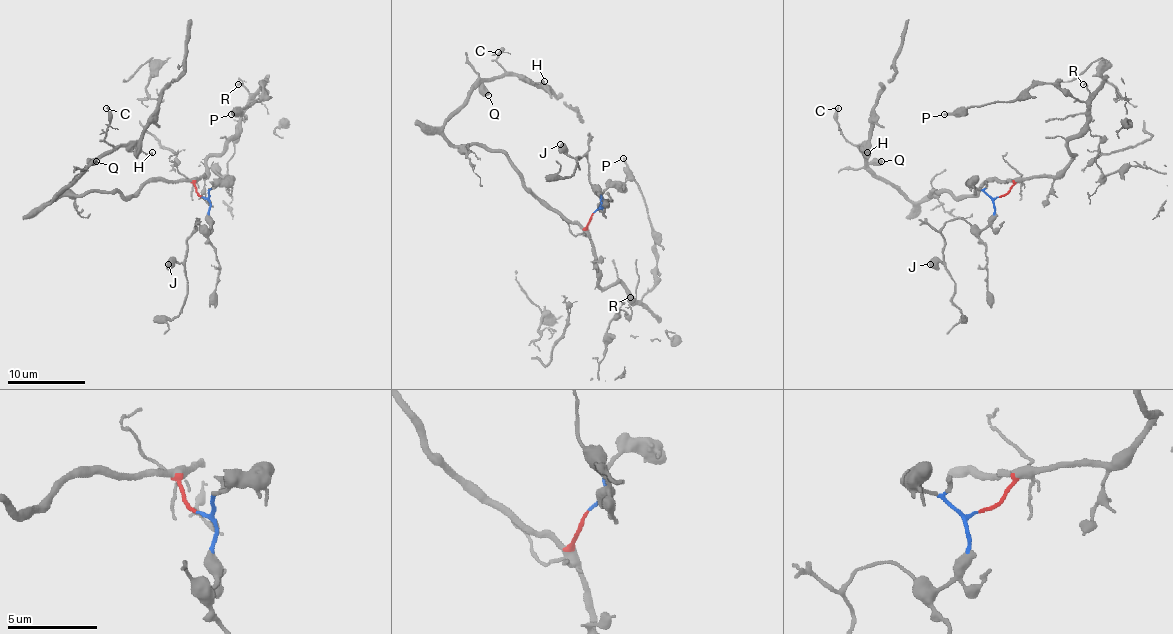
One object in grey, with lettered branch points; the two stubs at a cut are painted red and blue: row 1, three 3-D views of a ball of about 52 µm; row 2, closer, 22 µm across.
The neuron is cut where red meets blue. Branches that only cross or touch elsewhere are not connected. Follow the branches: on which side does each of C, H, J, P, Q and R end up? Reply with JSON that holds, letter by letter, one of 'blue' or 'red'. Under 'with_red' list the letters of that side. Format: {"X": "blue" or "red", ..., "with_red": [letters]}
{"C": "red", "H": "red", "J": "blue", "P": "red", "Q": "red", "R": "red", "with_red": ["C", "H", "P", "Q", "R"]}

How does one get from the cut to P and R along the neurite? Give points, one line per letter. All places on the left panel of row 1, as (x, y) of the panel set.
P: (201, 196), (195, 183), (207, 161), (218, 156), (265, 84), (259, 99), (232, 115)
R: (201, 196), (195, 183), (203, 175), (210, 156), (218, 156), (241, 121), (249, 92), (238, 84)

